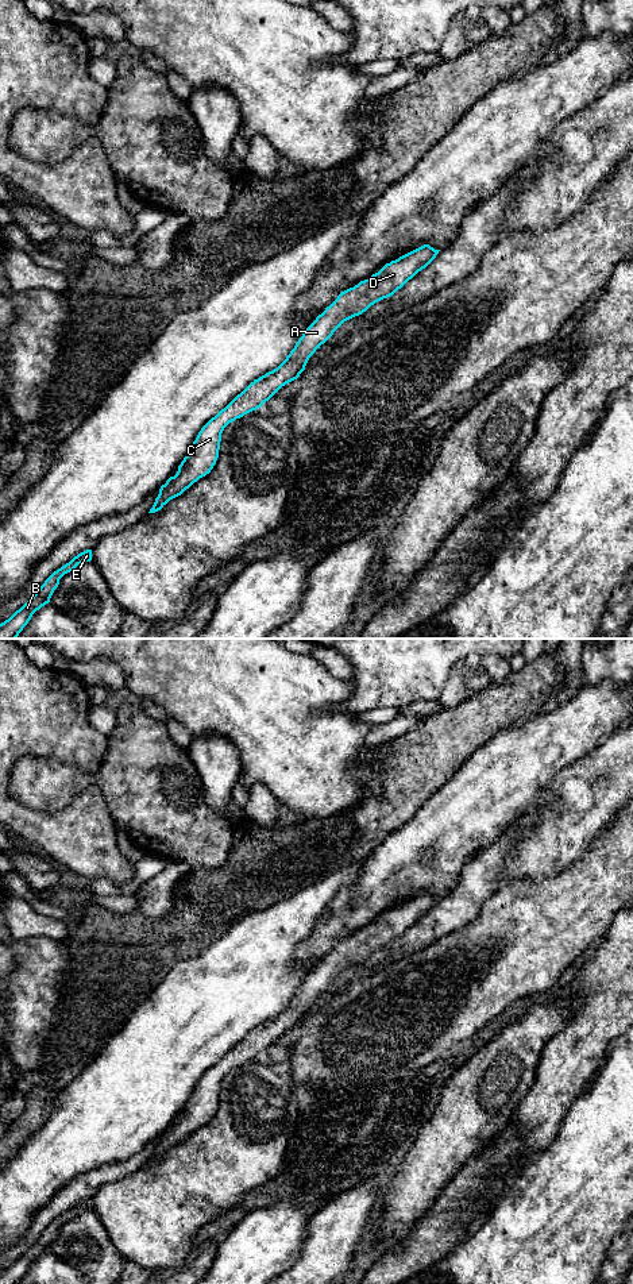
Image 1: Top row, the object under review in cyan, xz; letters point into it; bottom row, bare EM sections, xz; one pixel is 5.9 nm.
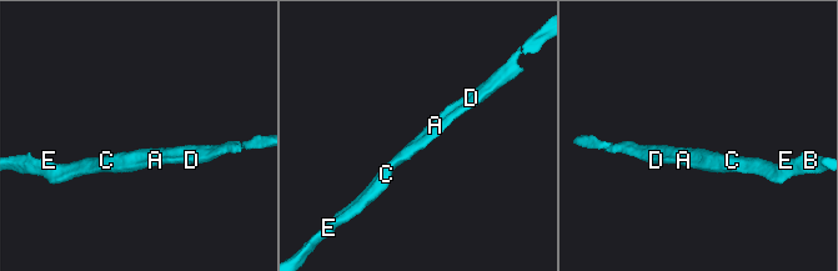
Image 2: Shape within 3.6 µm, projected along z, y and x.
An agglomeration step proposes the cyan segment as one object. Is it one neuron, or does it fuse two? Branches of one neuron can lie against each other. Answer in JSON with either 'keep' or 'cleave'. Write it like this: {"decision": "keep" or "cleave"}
{"decision": "keep"}

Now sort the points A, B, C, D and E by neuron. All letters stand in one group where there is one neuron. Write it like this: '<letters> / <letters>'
A B C D E

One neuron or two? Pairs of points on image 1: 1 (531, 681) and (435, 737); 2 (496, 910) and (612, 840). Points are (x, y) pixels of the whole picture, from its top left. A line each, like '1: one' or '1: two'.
1: one
2: one

